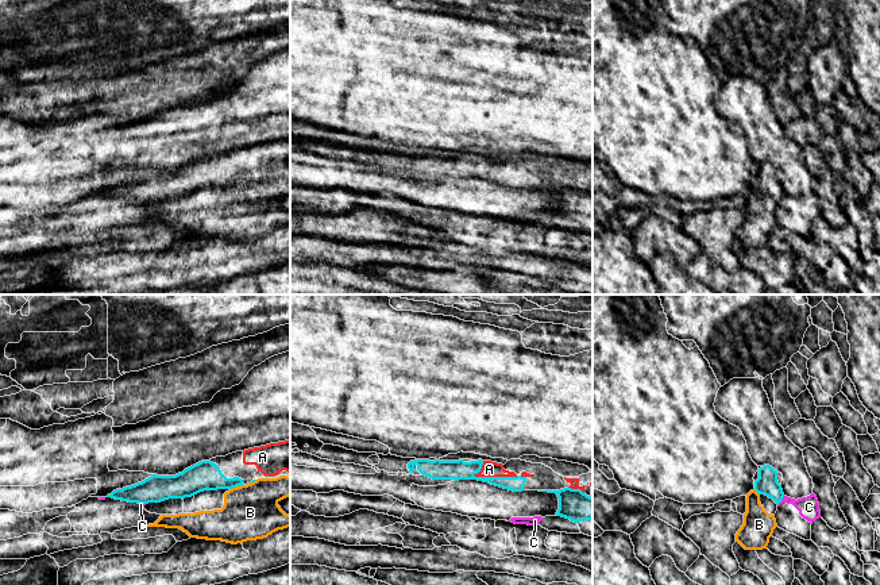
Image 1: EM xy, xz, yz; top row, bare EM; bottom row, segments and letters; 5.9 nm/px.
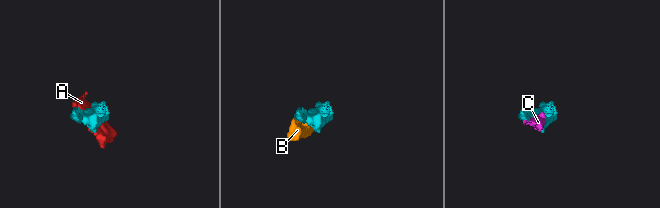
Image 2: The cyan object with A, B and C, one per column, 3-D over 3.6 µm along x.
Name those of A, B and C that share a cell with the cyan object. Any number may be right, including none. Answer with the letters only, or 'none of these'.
C

